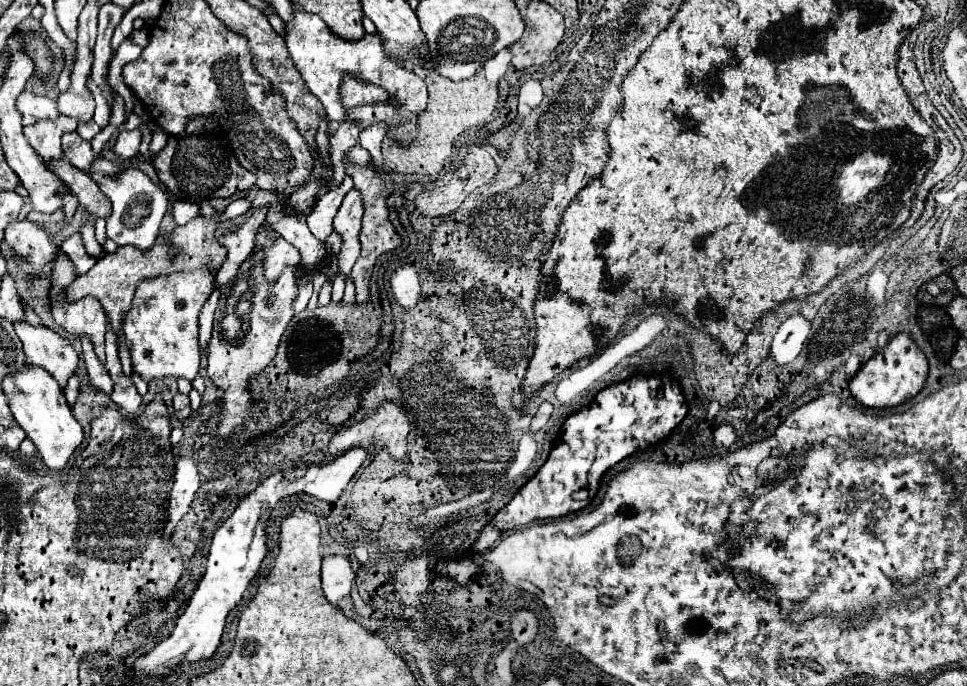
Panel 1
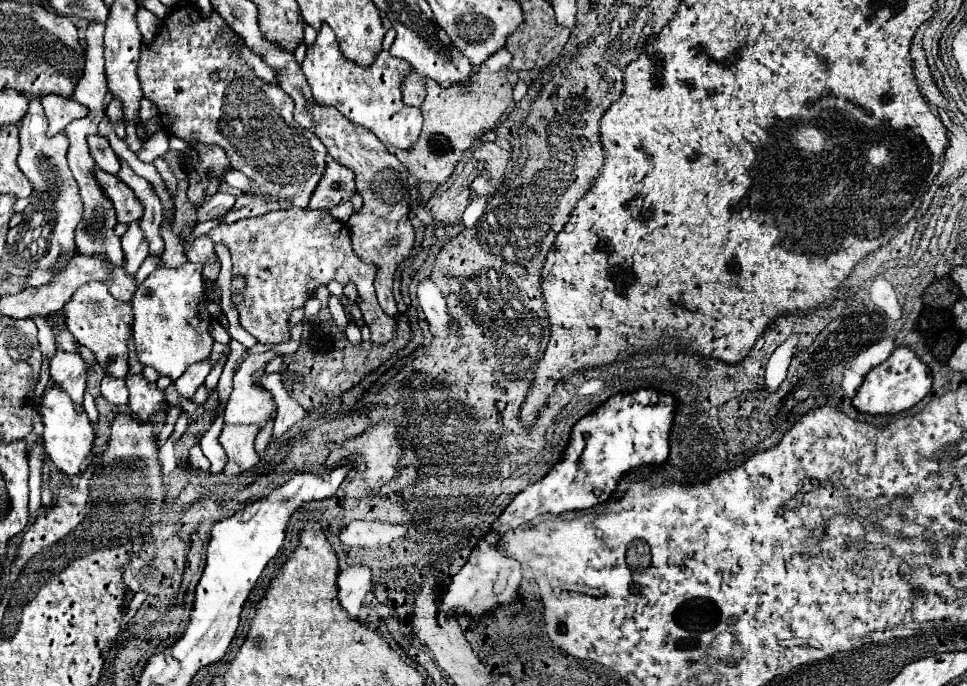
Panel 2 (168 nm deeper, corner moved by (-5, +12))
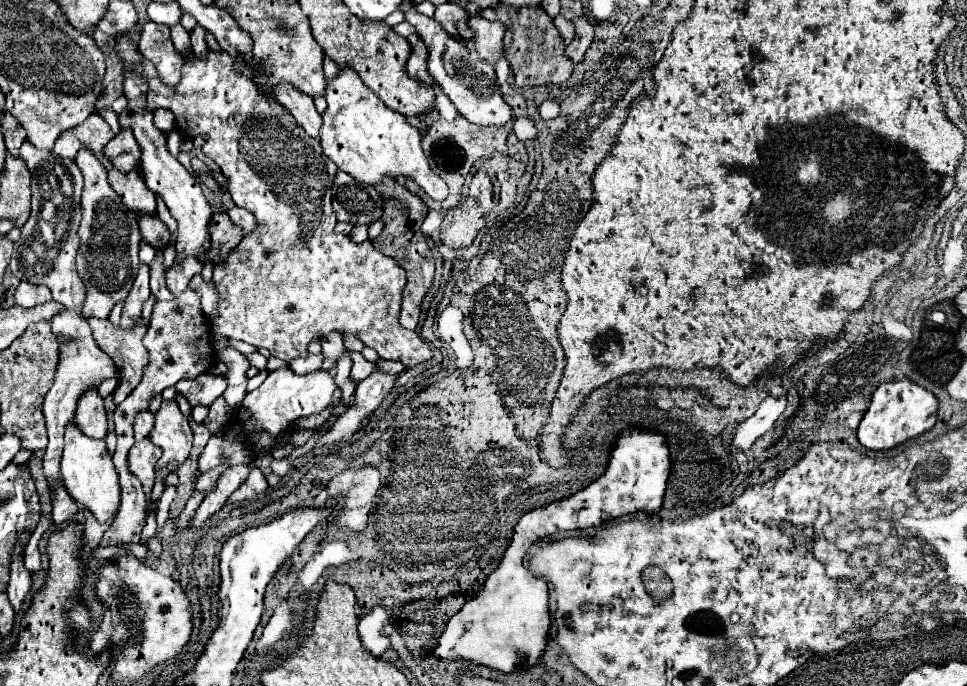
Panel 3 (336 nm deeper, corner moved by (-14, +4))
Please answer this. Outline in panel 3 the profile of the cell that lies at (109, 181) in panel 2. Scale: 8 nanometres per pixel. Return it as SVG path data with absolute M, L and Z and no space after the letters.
M143 216L139 218L139 230L147 244L151 244L155 250L165 250L171 242L171 232L157 216Z

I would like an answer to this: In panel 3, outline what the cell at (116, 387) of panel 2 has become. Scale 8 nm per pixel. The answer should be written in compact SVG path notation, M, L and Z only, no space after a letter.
M141 412L141 414L137 416L137 420L135 420L135 438L137 438L137 440L147 438L147 436L151 434L153 424L155 424L153 412Z

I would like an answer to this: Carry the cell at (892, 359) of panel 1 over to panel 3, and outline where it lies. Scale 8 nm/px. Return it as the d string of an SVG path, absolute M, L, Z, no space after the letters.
M907 378L891 380L875 390L871 398L871 406L859 424L857 440L867 450L875 450L875 452L891 450L907 442L909 438L917 438L923 432L931 430L935 422L937 422L937 398L929 390L913 384Z

